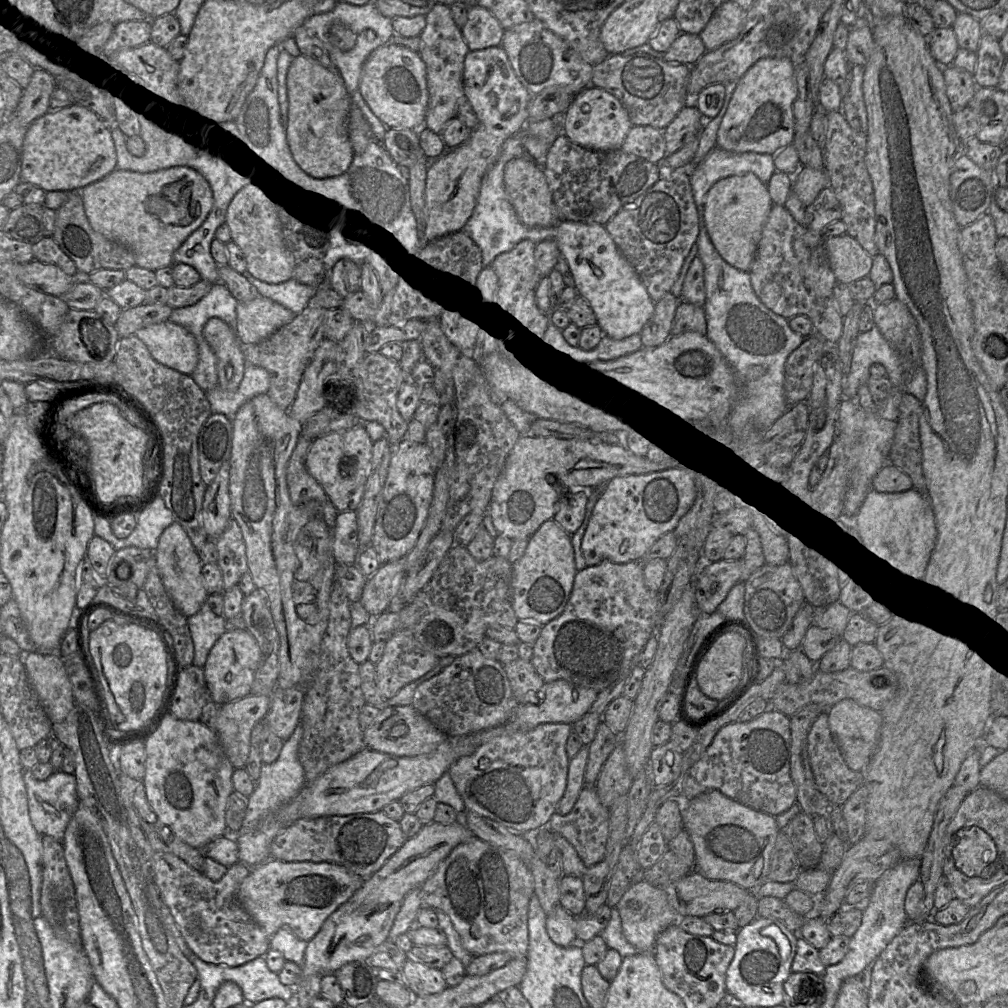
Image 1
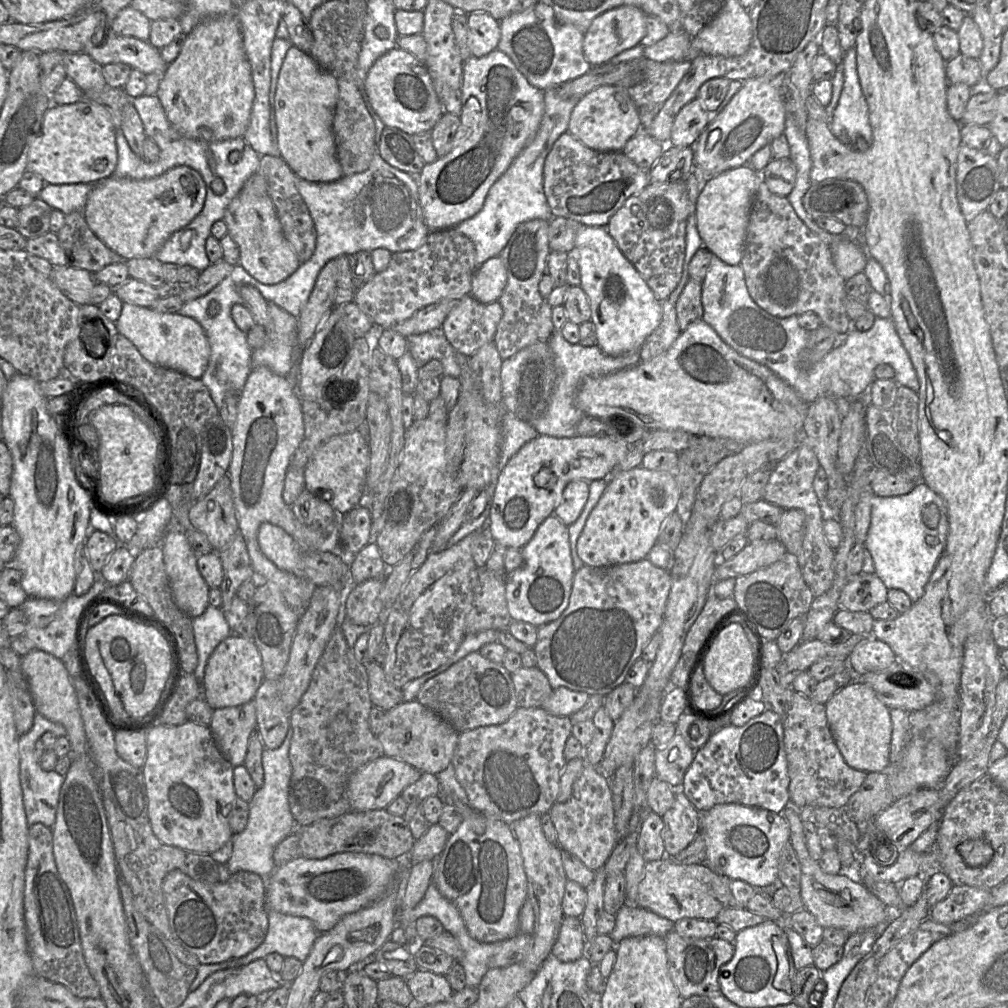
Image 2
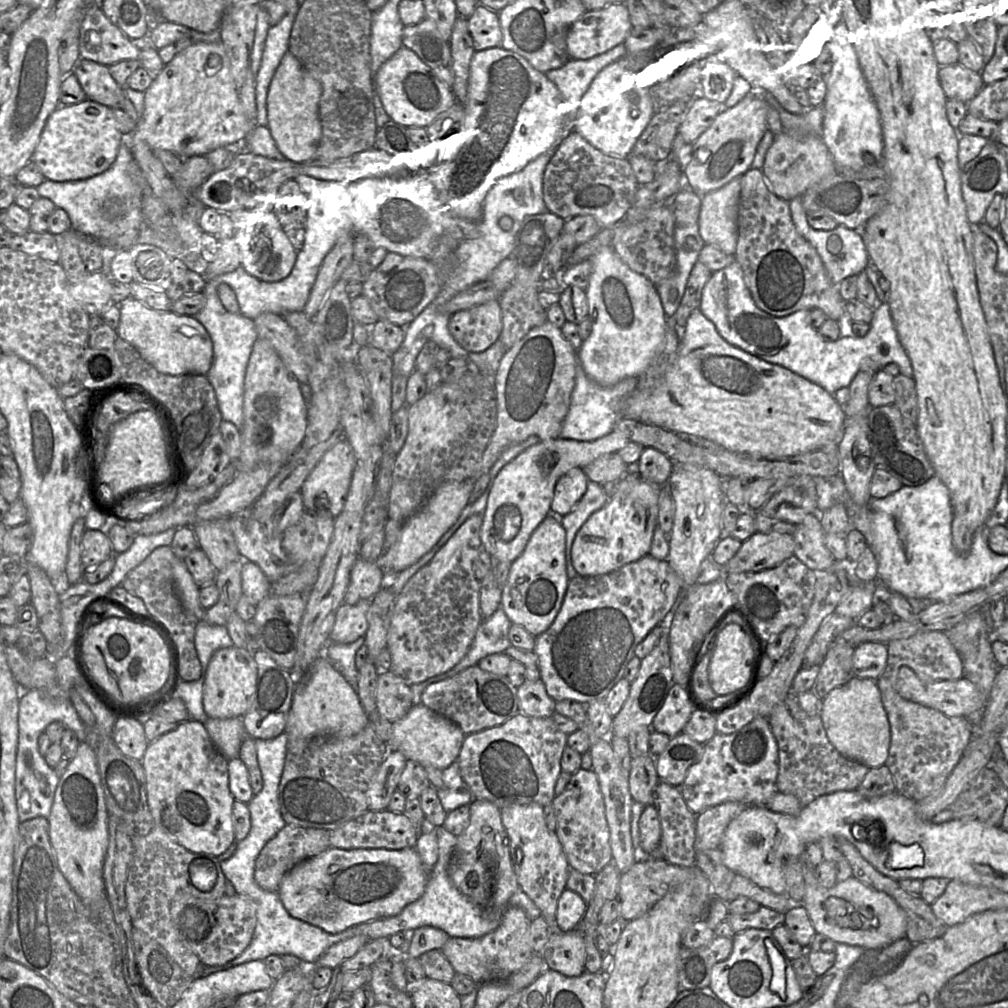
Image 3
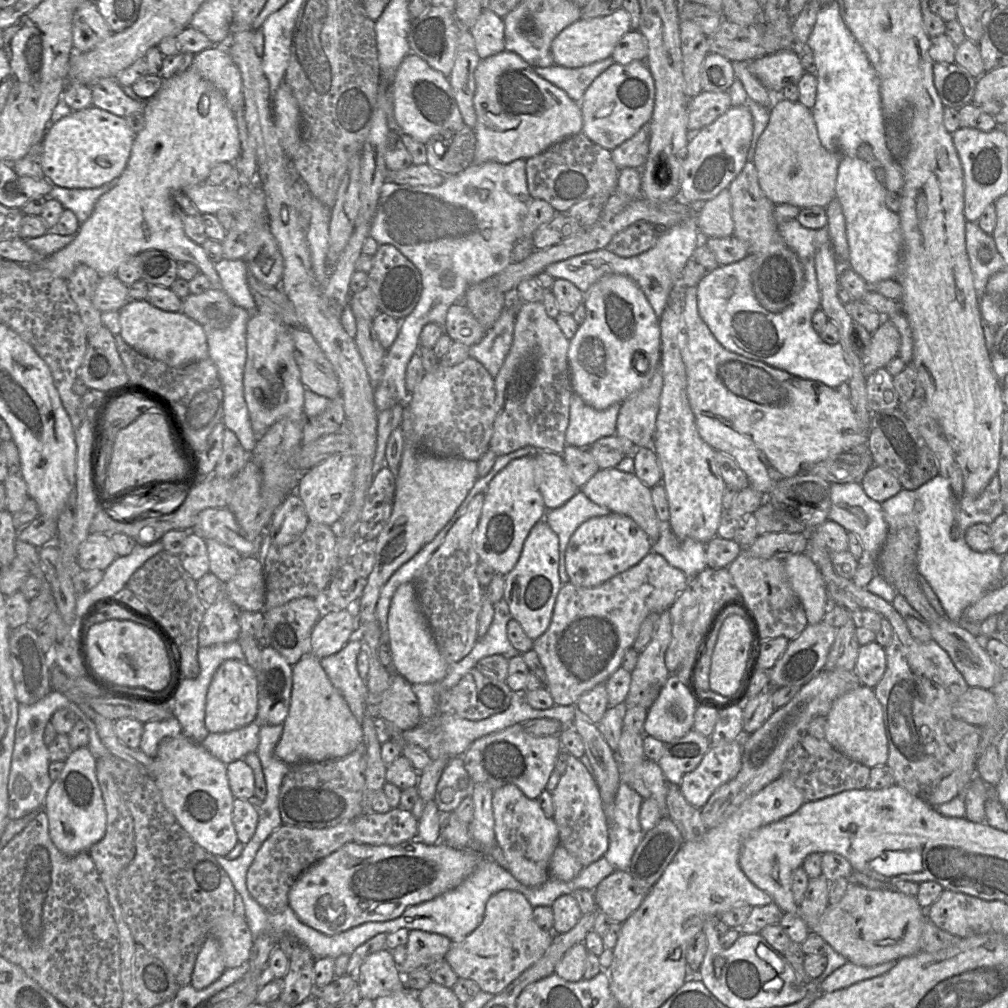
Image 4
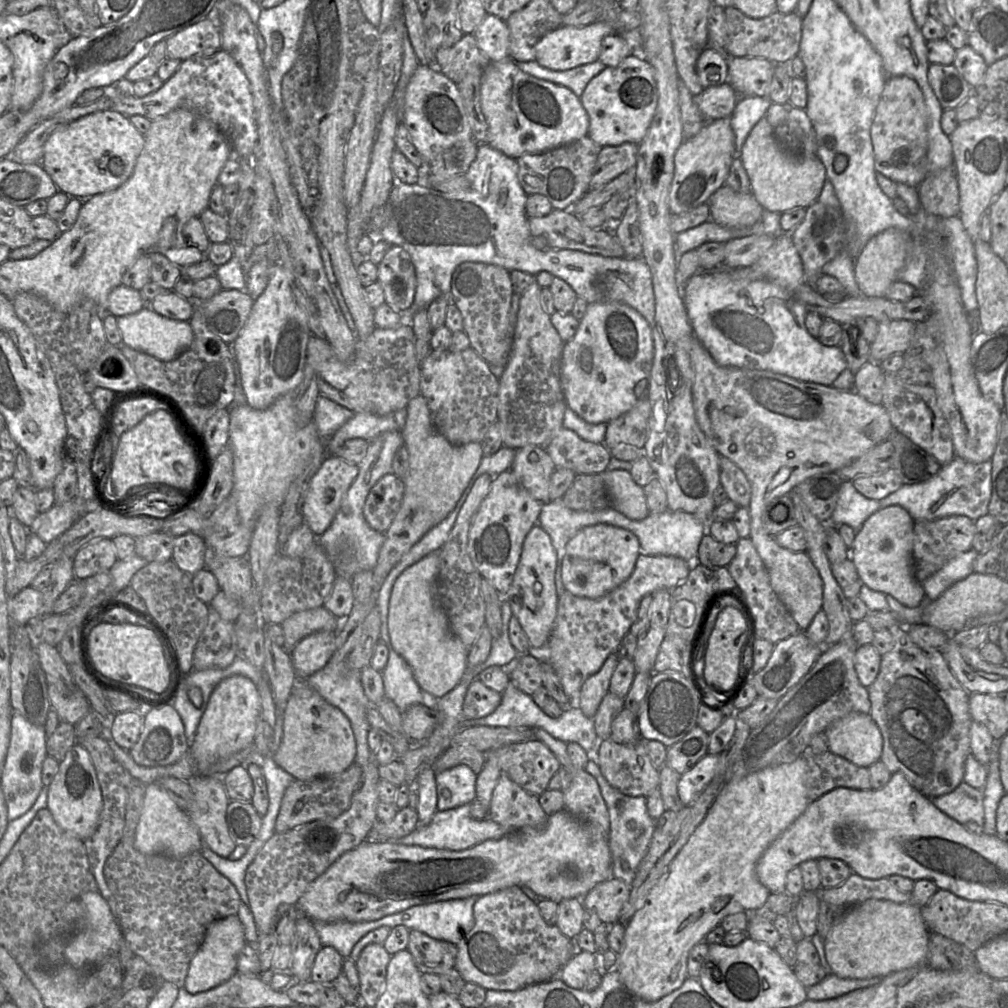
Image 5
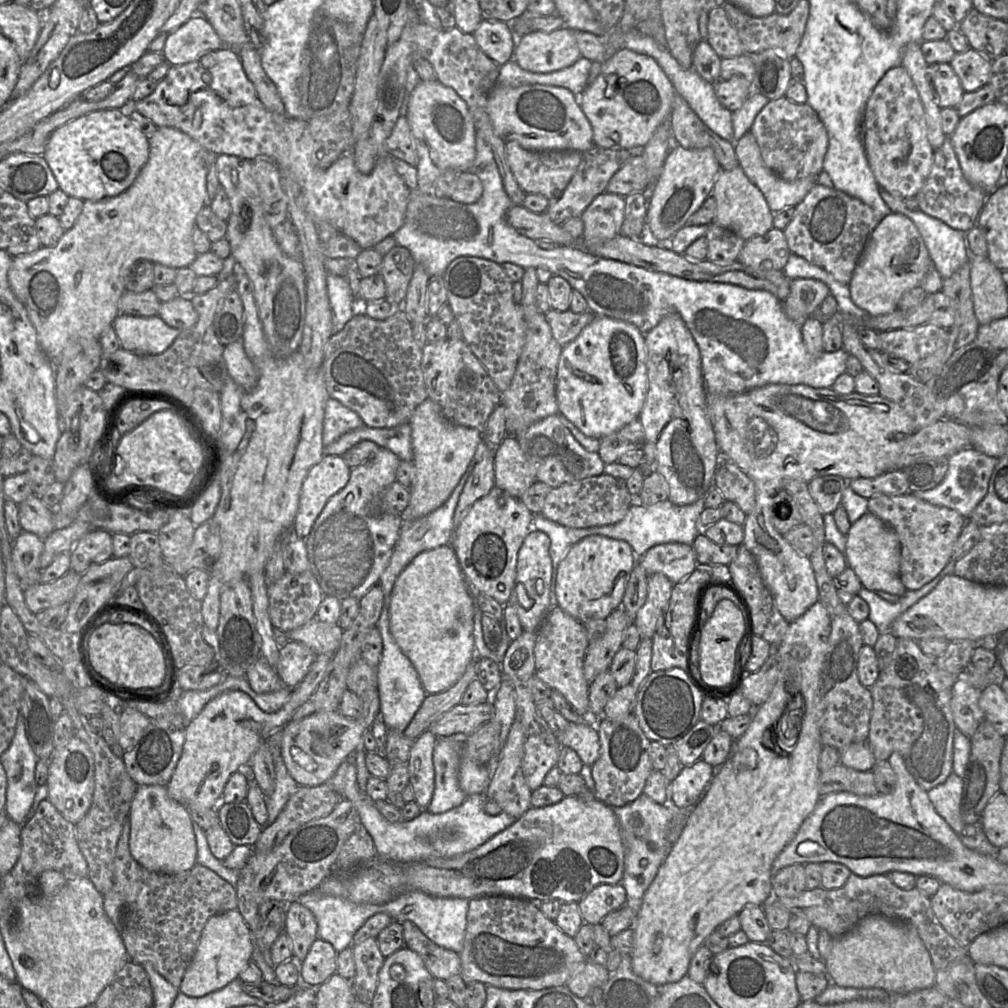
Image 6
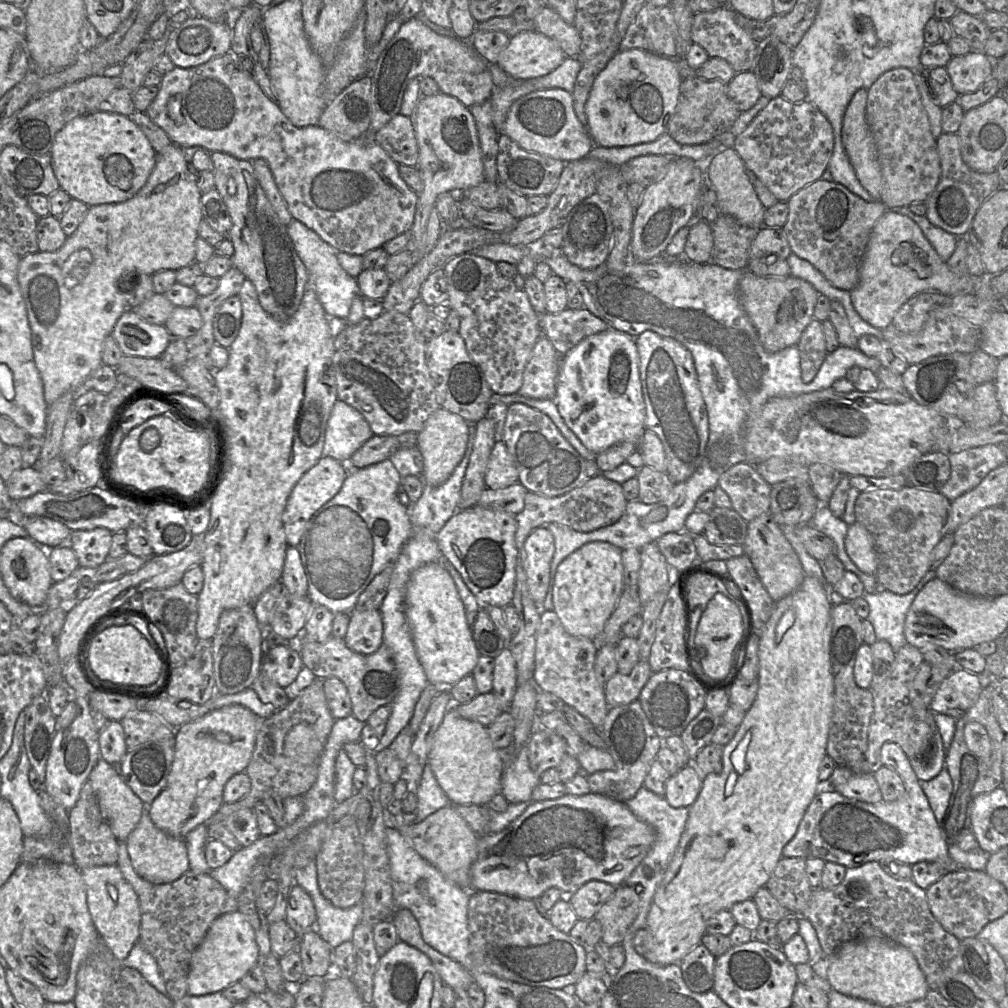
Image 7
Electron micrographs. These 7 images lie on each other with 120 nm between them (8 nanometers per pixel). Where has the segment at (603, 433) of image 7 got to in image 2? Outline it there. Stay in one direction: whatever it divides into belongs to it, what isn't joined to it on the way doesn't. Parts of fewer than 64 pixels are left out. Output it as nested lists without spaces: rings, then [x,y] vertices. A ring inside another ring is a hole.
[[[581,227],[575,239],[575,248],[579,252],[580,287],[589,299],[597,346],[610,356],[640,350],[662,320],[662,302],[655,297],[605,227]]]

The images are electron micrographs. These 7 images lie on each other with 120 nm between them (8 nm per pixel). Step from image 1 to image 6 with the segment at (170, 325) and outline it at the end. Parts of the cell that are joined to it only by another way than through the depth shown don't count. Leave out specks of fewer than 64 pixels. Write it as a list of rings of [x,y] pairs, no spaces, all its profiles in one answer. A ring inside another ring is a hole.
[[[119,314],[112,327],[120,345],[137,355],[159,355],[166,351],[180,334],[180,330],[167,325],[159,315],[136,317]]]

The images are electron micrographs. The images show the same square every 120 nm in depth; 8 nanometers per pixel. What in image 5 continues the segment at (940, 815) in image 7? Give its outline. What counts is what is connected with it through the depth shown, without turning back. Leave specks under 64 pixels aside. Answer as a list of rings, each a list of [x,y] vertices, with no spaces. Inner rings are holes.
[[[962,782],[951,793],[933,798],[931,801],[938,810],[958,823],[966,825],[975,822],[983,827],[983,799],[983,790]]]

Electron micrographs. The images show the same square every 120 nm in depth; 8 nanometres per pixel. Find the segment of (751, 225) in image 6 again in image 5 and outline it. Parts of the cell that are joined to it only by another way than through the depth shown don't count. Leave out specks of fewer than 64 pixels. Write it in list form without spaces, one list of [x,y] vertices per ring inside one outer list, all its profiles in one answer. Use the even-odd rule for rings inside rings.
[[[727,184],[721,186],[708,200],[710,219],[718,225],[742,228],[756,223],[764,208],[751,193],[740,193]]]

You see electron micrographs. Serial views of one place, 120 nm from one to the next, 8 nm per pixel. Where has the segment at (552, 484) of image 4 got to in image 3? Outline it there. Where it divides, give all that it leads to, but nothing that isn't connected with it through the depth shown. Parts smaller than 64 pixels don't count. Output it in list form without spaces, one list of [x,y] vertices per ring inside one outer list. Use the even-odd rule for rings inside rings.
[[[573,468],[561,476],[555,485],[551,510],[556,512],[566,507],[569,510],[564,514],[568,514],[585,494],[588,482],[581,468]]]

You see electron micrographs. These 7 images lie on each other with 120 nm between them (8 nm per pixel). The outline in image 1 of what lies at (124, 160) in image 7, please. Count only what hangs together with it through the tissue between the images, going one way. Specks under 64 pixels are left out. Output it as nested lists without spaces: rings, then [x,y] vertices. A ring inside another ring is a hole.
[[[72,103],[49,110],[27,127],[21,155],[21,181],[29,182],[45,192],[81,192],[85,186],[117,169],[116,163],[110,127],[90,109]]]

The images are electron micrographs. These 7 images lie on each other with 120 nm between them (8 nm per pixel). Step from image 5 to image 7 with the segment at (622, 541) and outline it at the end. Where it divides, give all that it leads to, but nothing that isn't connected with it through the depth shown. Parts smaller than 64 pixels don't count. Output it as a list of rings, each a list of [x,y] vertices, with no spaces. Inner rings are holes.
[[[593,541],[559,564],[552,593],[553,610],[569,634],[593,640],[603,631],[624,589],[622,550],[608,542]]]

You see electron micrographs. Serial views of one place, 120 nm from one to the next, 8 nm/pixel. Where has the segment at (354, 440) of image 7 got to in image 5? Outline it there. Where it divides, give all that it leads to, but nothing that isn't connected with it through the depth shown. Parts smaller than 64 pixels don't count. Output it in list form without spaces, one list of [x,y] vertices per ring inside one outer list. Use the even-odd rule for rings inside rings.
[[[319,396],[314,410],[314,423],[320,438],[330,438],[354,414],[353,411],[325,396]]]

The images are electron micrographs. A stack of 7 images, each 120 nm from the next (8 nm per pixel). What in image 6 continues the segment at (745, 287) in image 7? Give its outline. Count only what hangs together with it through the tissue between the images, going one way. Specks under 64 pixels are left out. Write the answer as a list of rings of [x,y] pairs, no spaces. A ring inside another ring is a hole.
[[[793,279],[790,280],[790,293],[782,301],[782,307],[790,320],[802,325],[809,317],[818,313],[819,306],[828,295],[828,286],[820,280]]]

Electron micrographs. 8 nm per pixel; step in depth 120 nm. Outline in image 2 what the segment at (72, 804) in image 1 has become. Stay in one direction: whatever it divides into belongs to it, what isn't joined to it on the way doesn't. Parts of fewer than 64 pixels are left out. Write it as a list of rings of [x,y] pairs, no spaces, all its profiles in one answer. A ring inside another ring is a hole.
[[[36,713],[32,728],[19,737],[18,750],[20,754],[20,783],[28,825],[31,826],[35,823],[42,823],[52,829],[56,820],[56,810],[59,802],[60,789],[65,776],[60,775],[55,770],[43,770],[39,761],[35,758],[34,745],[47,731],[54,733],[57,737],[67,735],[67,730],[64,726],[48,720],[40,713]]]

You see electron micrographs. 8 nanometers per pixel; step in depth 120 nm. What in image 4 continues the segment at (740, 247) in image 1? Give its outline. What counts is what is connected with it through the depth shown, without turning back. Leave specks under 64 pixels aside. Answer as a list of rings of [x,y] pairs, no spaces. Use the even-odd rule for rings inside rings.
[[[729,188],[699,205],[697,225],[706,238],[726,238],[733,235],[734,222]]]

